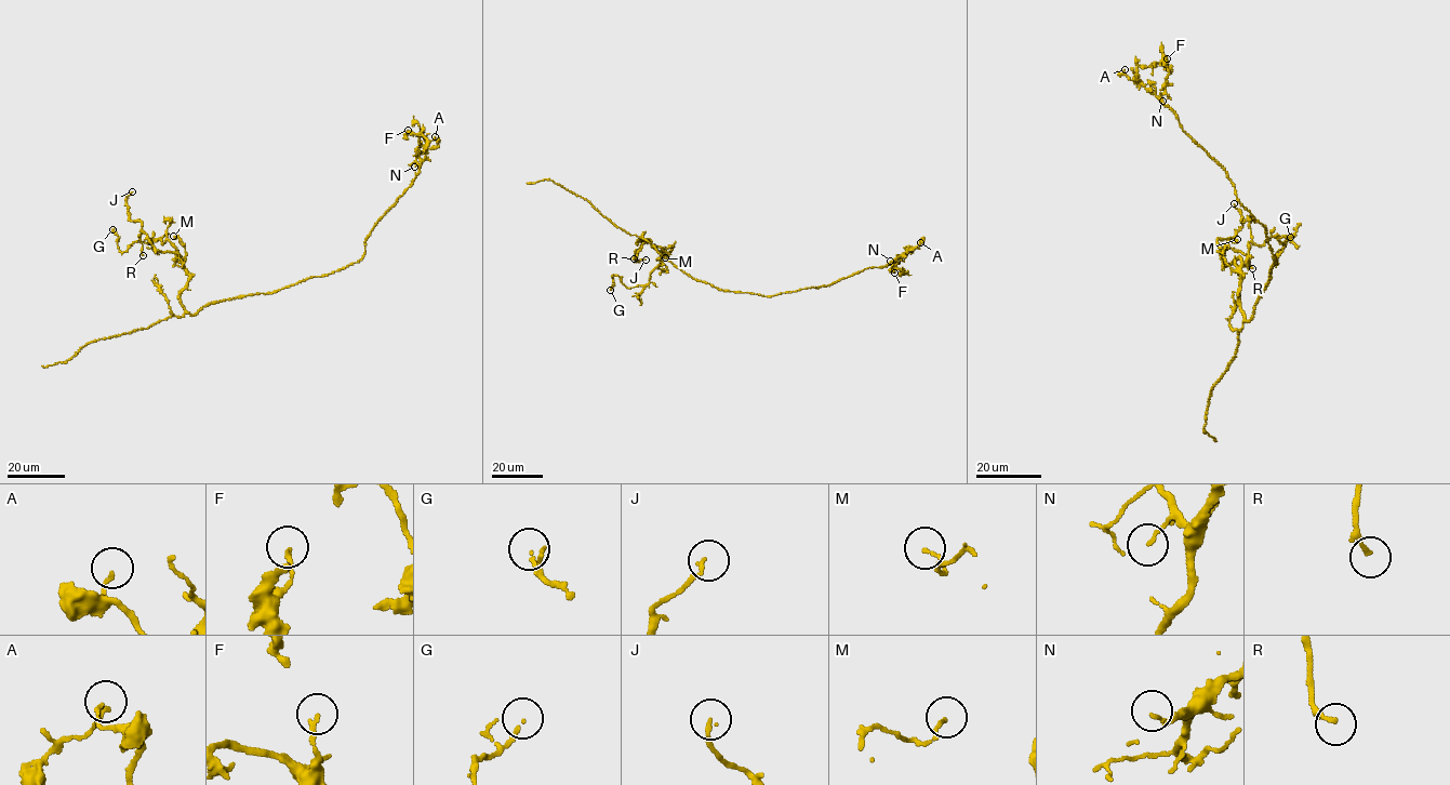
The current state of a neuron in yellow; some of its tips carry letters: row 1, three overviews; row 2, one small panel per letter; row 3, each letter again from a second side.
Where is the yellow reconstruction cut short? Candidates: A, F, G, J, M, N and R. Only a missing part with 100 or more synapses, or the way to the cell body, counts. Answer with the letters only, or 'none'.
none

